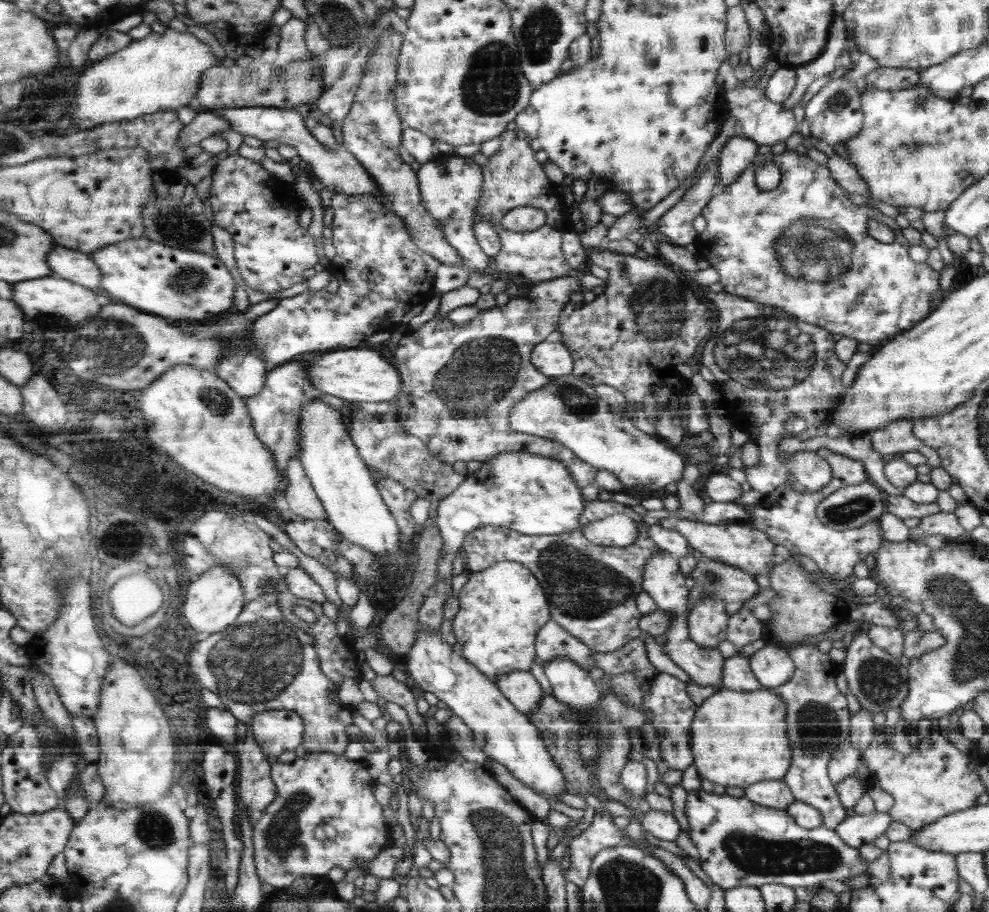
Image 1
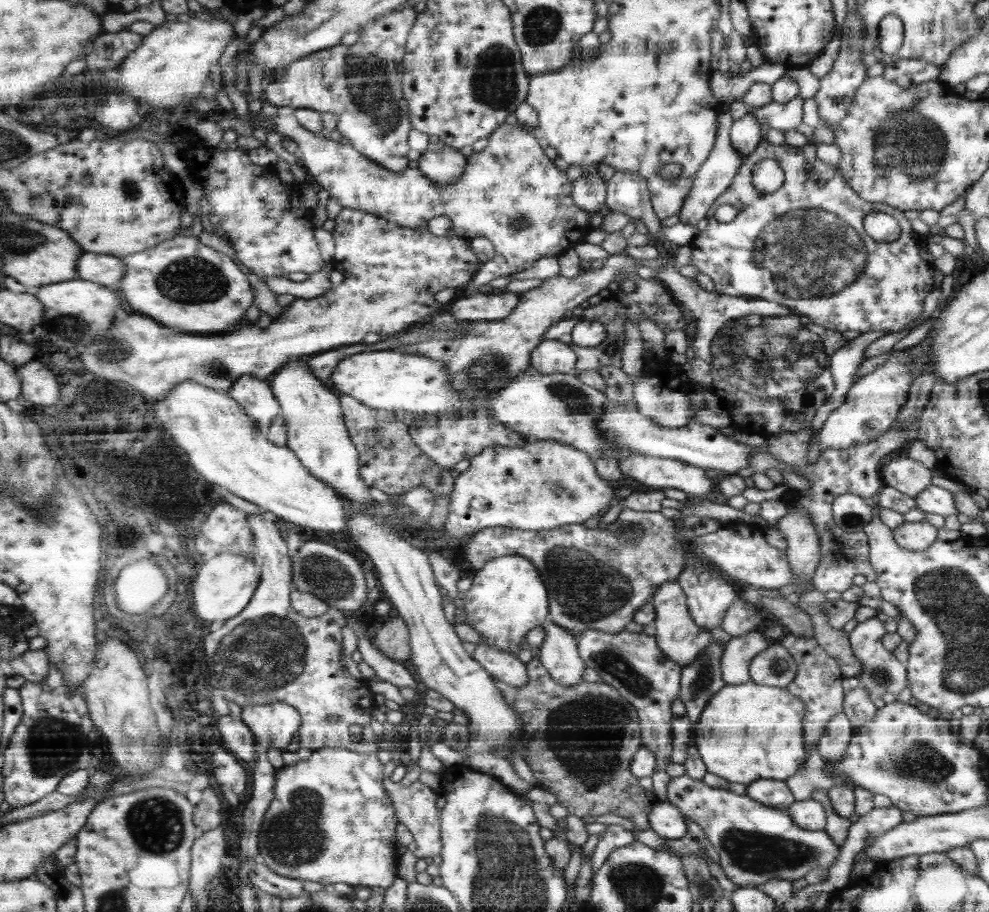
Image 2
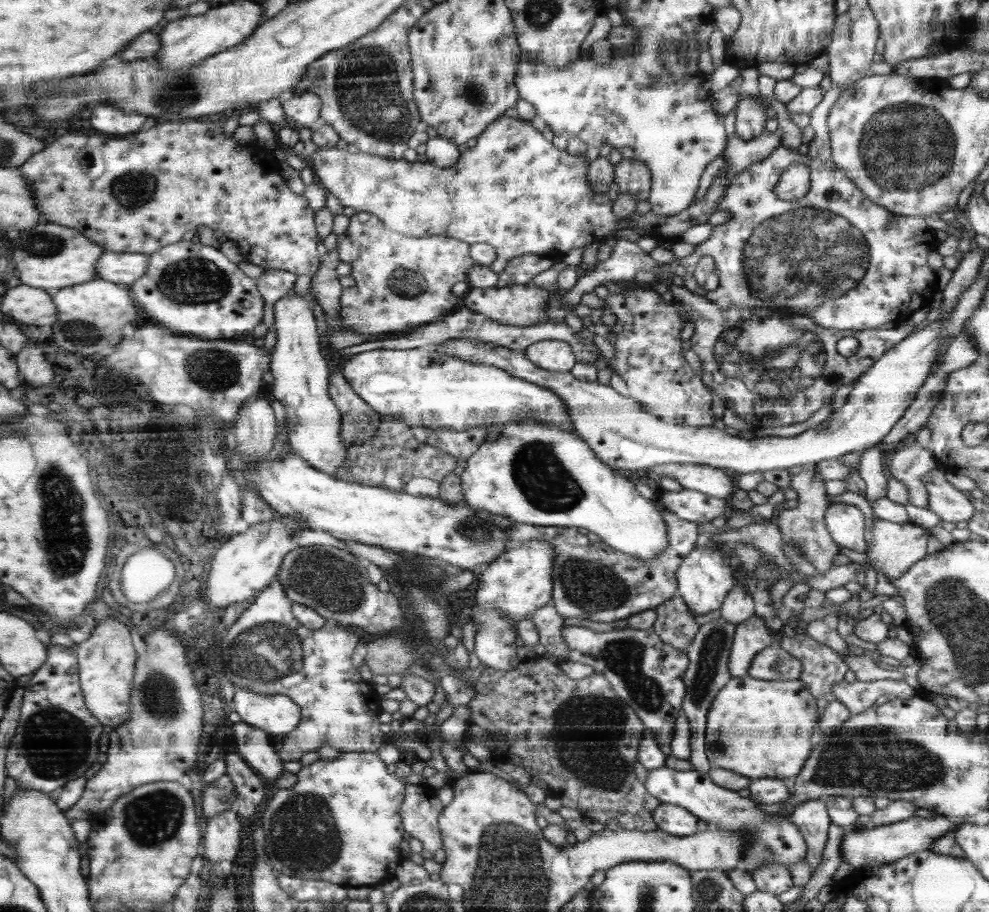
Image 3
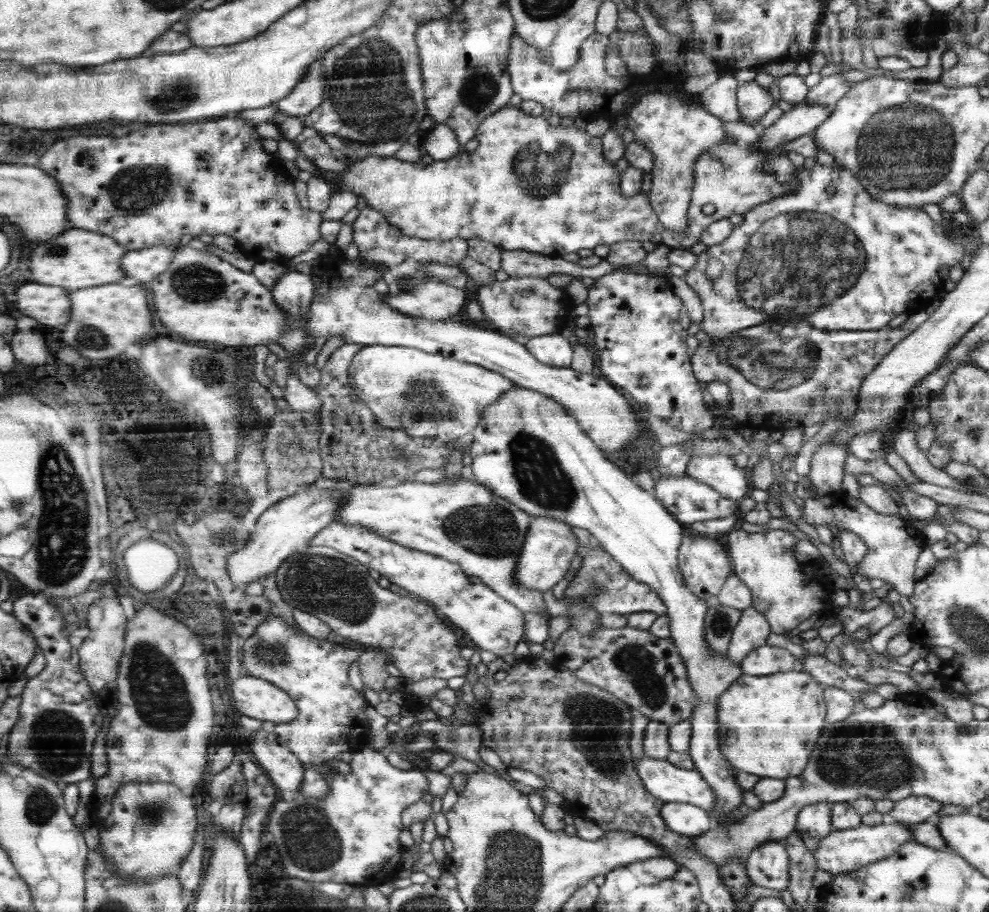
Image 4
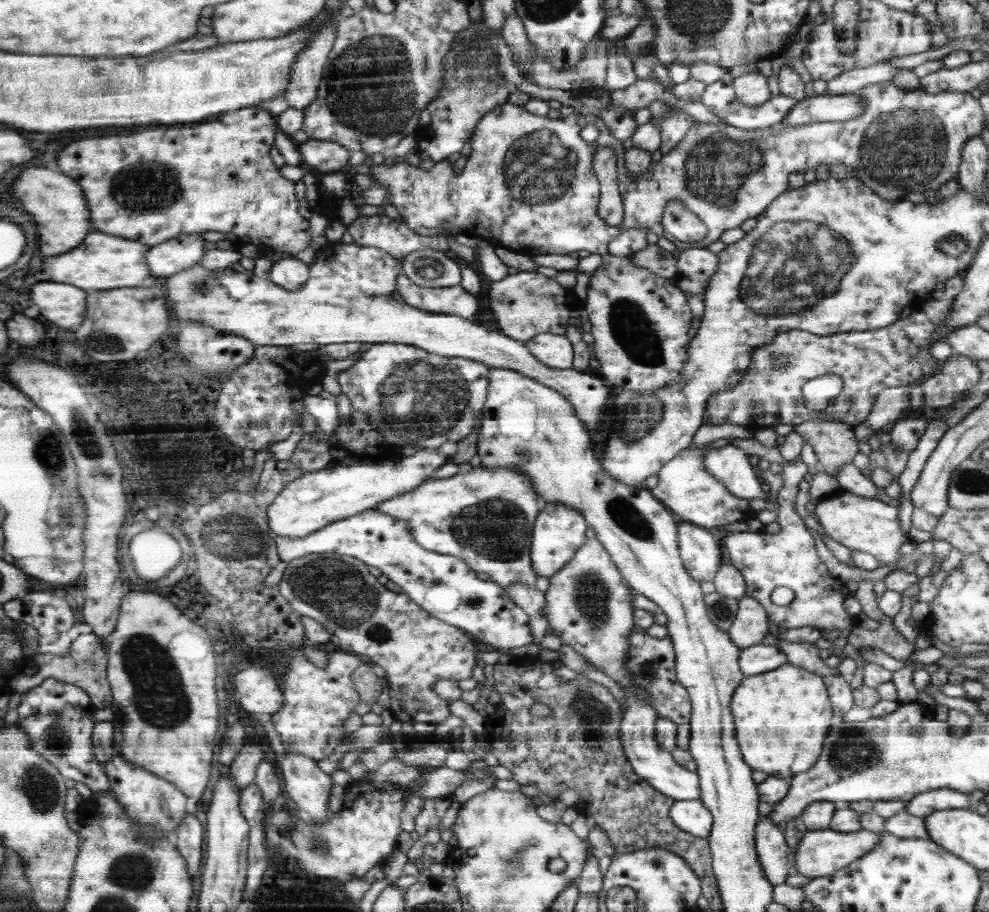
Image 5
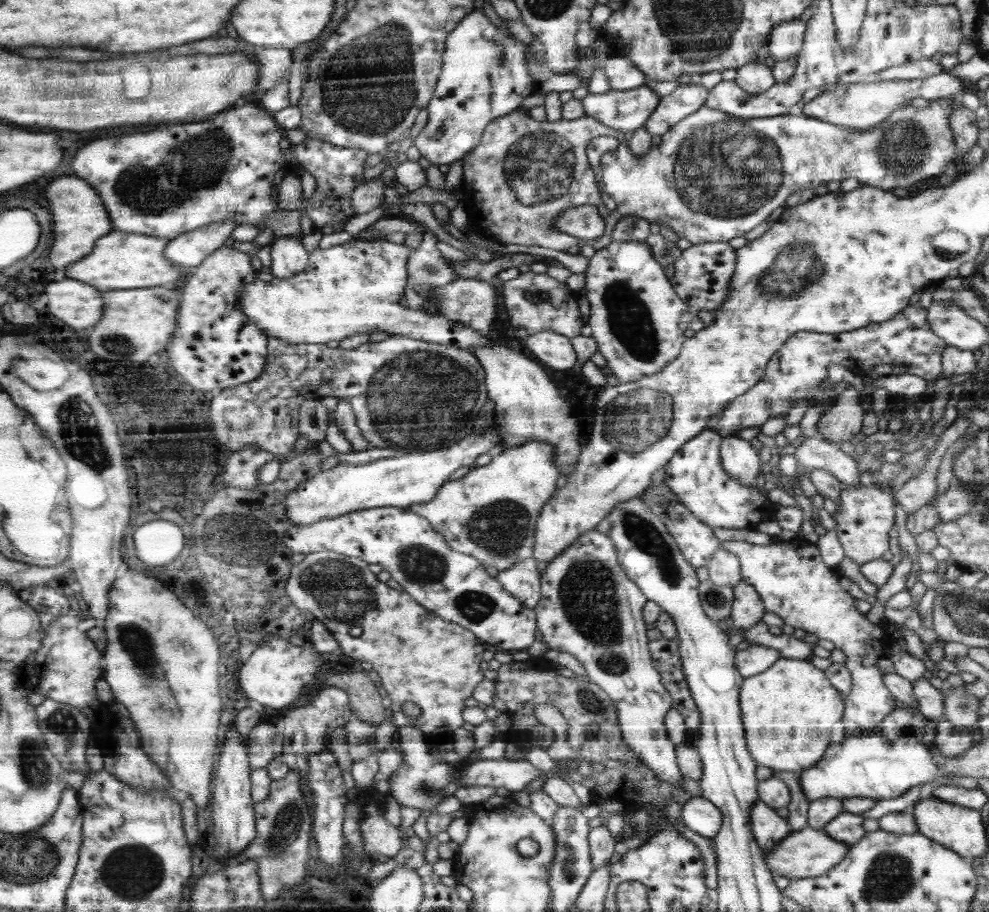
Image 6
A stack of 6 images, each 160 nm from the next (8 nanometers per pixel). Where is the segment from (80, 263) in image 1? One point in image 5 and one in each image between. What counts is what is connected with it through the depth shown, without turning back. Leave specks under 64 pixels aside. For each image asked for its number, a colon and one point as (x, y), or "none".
2: (107, 269)
3: (124, 268)
4: (145, 265)
5: (170, 257)

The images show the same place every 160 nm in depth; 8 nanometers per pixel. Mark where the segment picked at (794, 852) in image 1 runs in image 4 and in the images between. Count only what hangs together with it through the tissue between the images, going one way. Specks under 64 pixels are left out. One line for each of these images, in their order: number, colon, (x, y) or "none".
2: (754, 844)
3: (774, 838)
4: (668, 782)

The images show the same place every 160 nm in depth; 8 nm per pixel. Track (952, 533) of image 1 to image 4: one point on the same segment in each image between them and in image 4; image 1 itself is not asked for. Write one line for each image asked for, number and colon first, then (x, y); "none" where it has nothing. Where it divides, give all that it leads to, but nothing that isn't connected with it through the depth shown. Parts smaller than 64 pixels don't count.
2: (916, 536)
3: (893, 548)
4: (894, 544)

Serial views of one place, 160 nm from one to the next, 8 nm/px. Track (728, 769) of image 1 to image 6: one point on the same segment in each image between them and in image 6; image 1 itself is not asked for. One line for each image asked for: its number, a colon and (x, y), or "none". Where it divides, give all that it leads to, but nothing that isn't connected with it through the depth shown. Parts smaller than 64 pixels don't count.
2: (748, 732)
3: (756, 728)
4: (771, 723)
5: (784, 714)
6: (789, 708)

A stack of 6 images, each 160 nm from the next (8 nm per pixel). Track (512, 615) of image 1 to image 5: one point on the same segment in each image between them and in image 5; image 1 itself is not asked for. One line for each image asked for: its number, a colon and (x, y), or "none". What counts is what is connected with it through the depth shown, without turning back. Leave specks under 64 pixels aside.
2: (508, 598)
3: (521, 581)
4: (550, 546)
5: (560, 530)

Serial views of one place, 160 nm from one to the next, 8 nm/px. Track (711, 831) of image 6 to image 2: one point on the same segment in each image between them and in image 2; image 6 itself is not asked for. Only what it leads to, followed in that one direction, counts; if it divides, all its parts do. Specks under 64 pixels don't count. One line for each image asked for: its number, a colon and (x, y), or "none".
2: (667, 820)
3: (673, 819)
4: (684, 818)
5: (692, 816)

